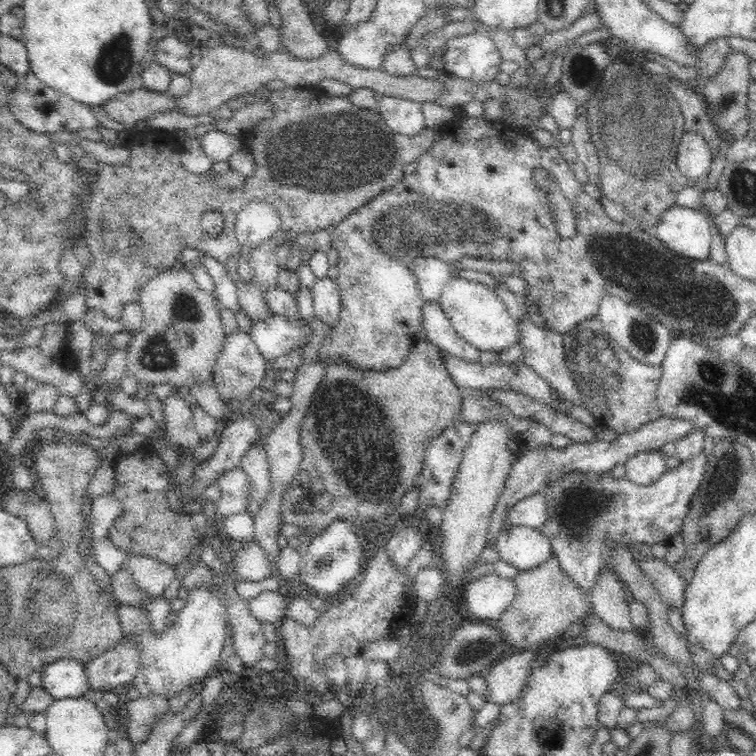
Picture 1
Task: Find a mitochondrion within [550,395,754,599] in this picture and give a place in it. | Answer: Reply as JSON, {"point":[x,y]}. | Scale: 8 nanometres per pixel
{"point":[581,506]}

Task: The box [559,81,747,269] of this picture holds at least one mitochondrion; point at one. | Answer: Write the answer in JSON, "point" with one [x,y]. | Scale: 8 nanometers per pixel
{"point":[652,114]}

